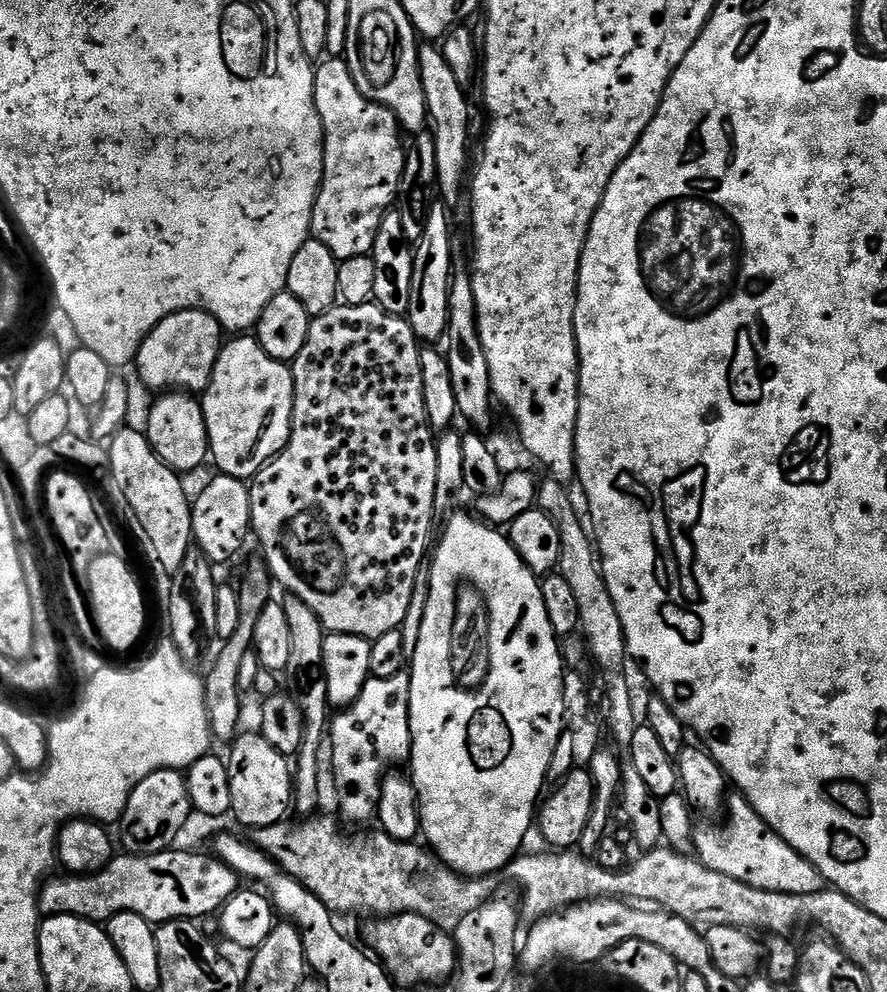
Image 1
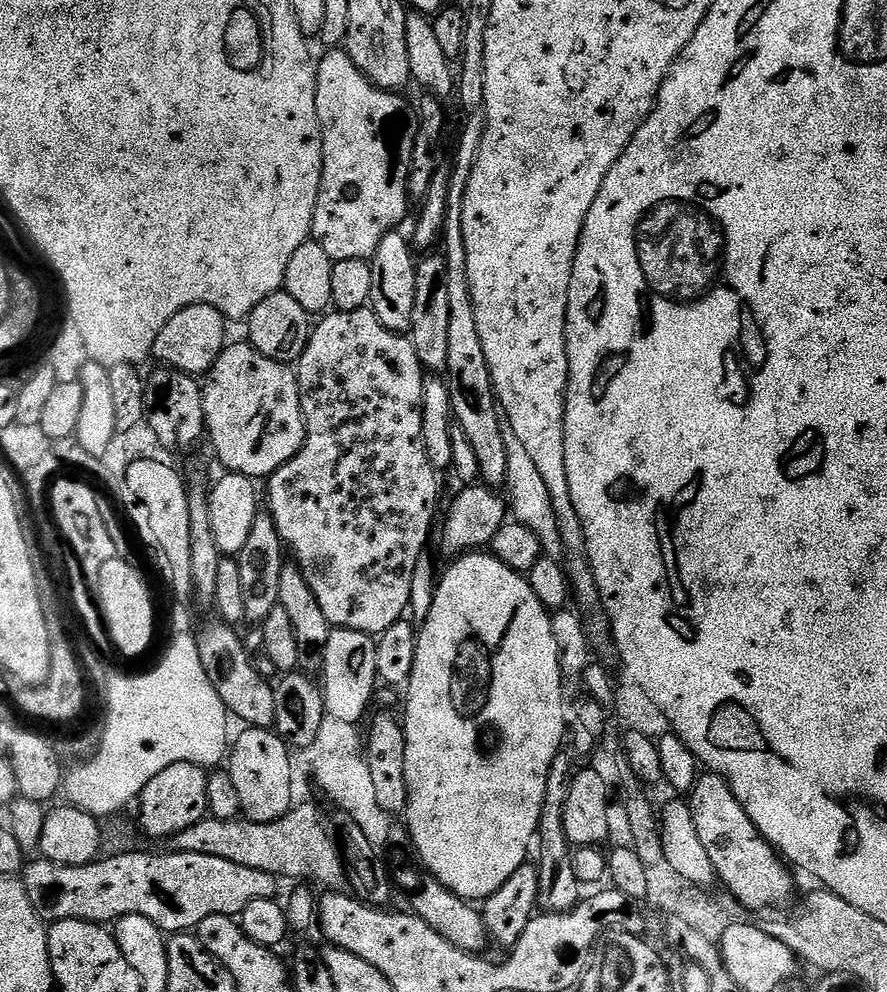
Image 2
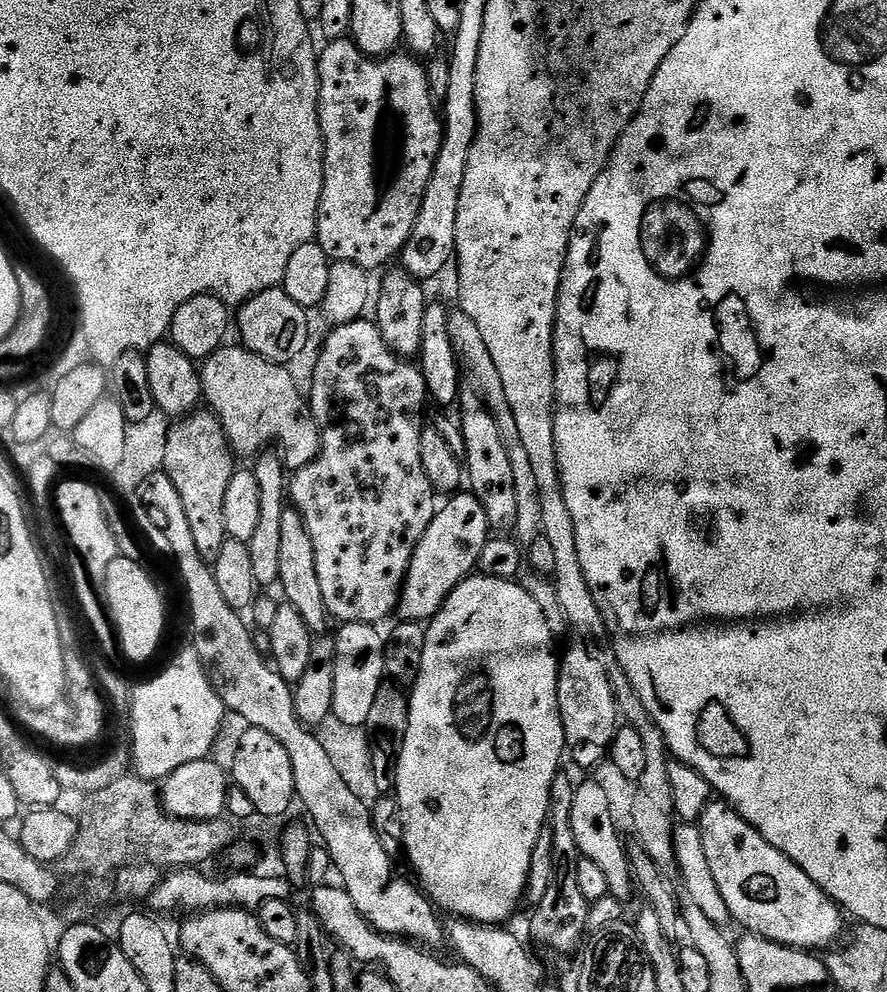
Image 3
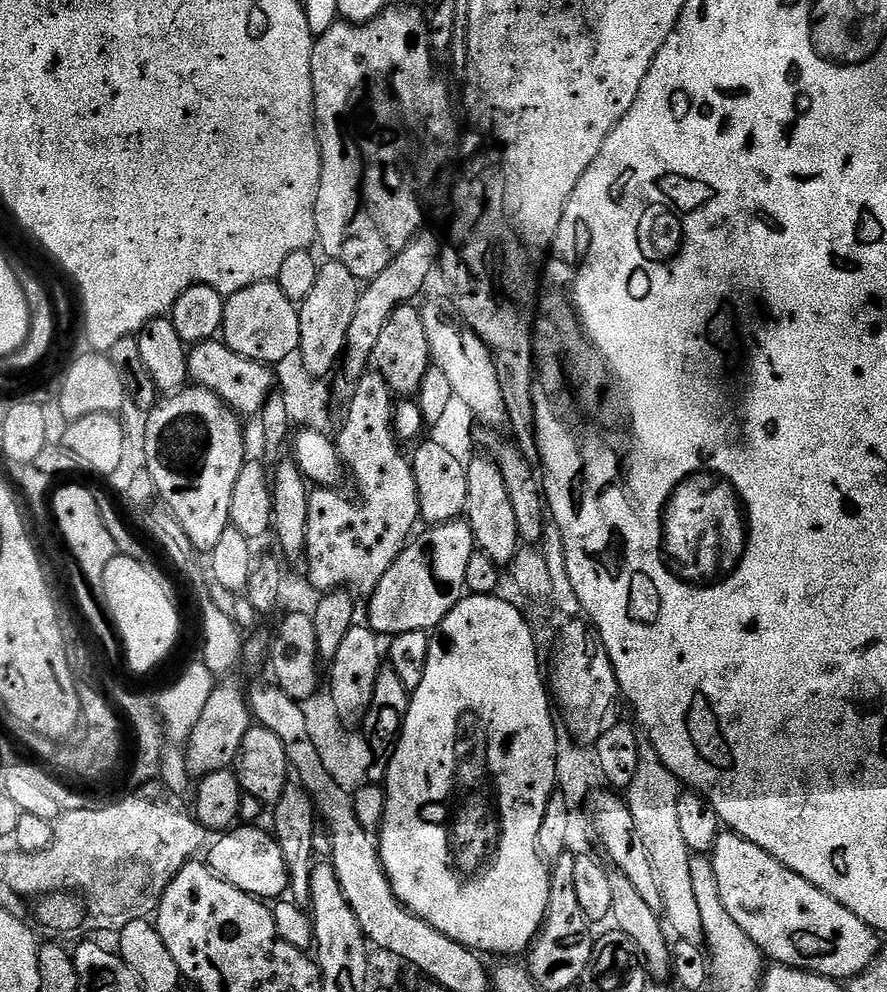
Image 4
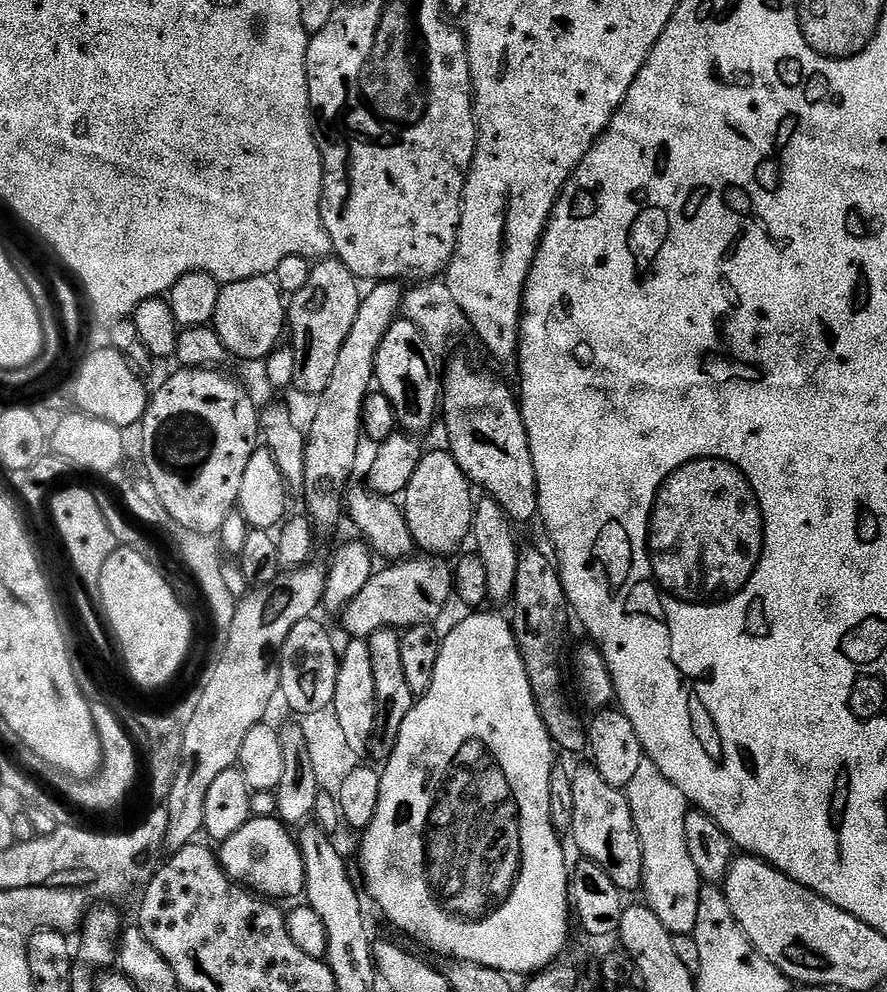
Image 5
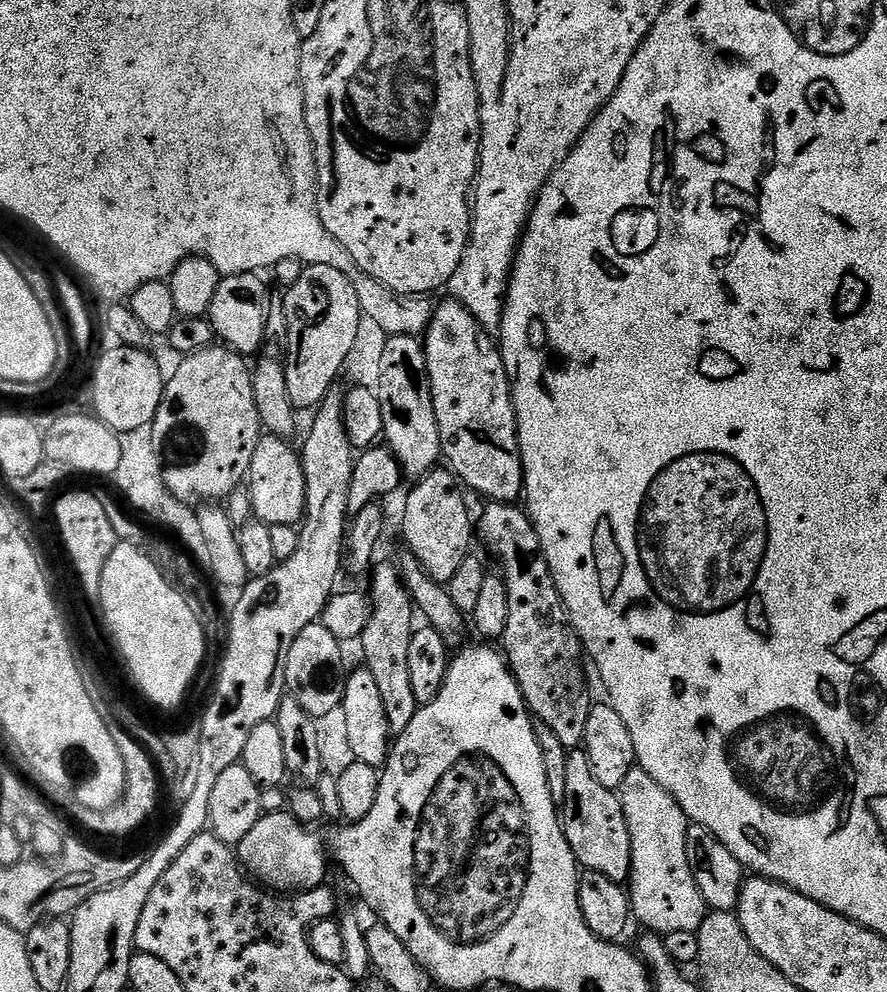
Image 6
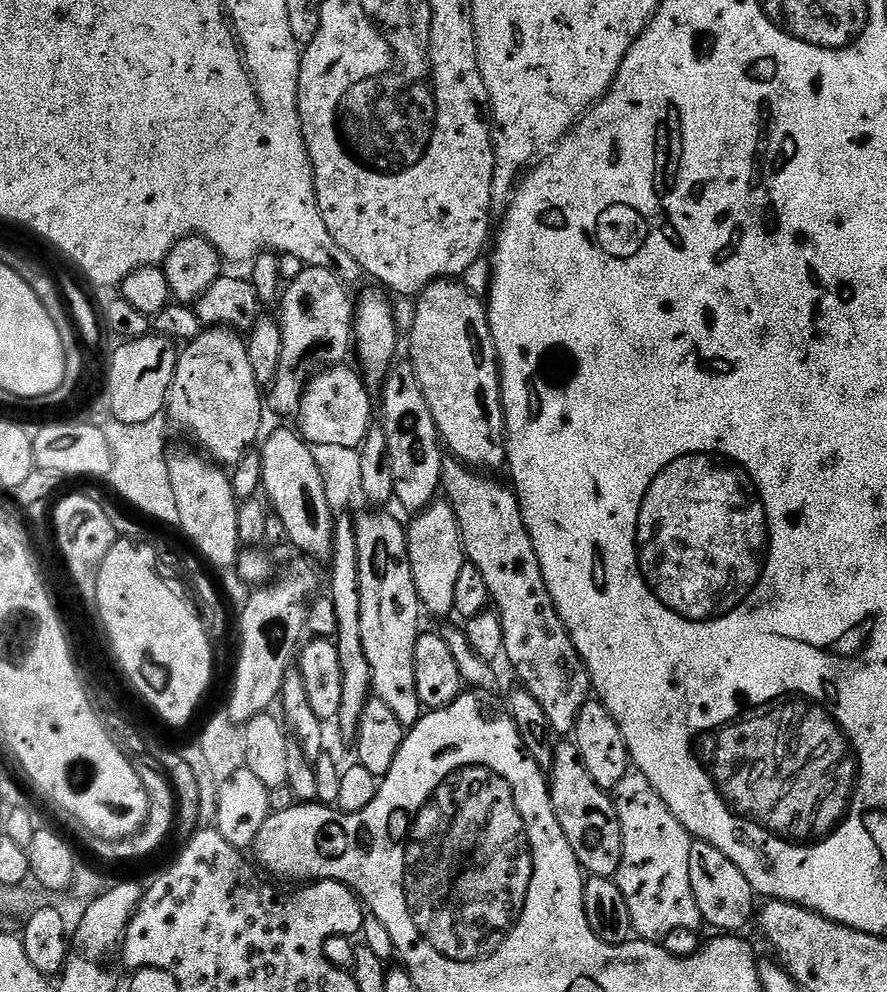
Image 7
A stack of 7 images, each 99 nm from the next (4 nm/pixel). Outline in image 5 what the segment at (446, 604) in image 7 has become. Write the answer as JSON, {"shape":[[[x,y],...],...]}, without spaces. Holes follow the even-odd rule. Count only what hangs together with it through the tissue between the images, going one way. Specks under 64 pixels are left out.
{"shape":[[[447,450],[441,452],[425,451],[418,462],[418,470],[410,477],[410,482],[402,494],[402,507],[406,526],[412,535],[412,543],[417,549],[421,548],[421,553],[432,558],[448,558],[451,552],[459,553],[465,547],[472,531],[472,509],[474,507],[474,485],[472,481],[462,474],[458,462],[454,462],[452,453]]]}

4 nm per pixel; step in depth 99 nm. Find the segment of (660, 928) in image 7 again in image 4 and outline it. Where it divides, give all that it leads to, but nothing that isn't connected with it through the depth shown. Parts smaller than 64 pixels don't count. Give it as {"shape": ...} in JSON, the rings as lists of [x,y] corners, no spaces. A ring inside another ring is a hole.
{"shape":[[[647,734],[638,735],[638,770],[634,773],[634,782],[630,782],[626,790],[630,814],[634,814],[634,827],[646,846],[647,857],[653,866],[654,881],[662,894],[662,916],[667,927],[671,931],[673,928],[679,939],[703,945],[702,918],[690,878],[690,862],[694,853],[686,846],[682,830],[678,826],[678,798],[681,791],[680,781],[668,769],[666,762],[658,758],[658,750],[654,750]]]}

